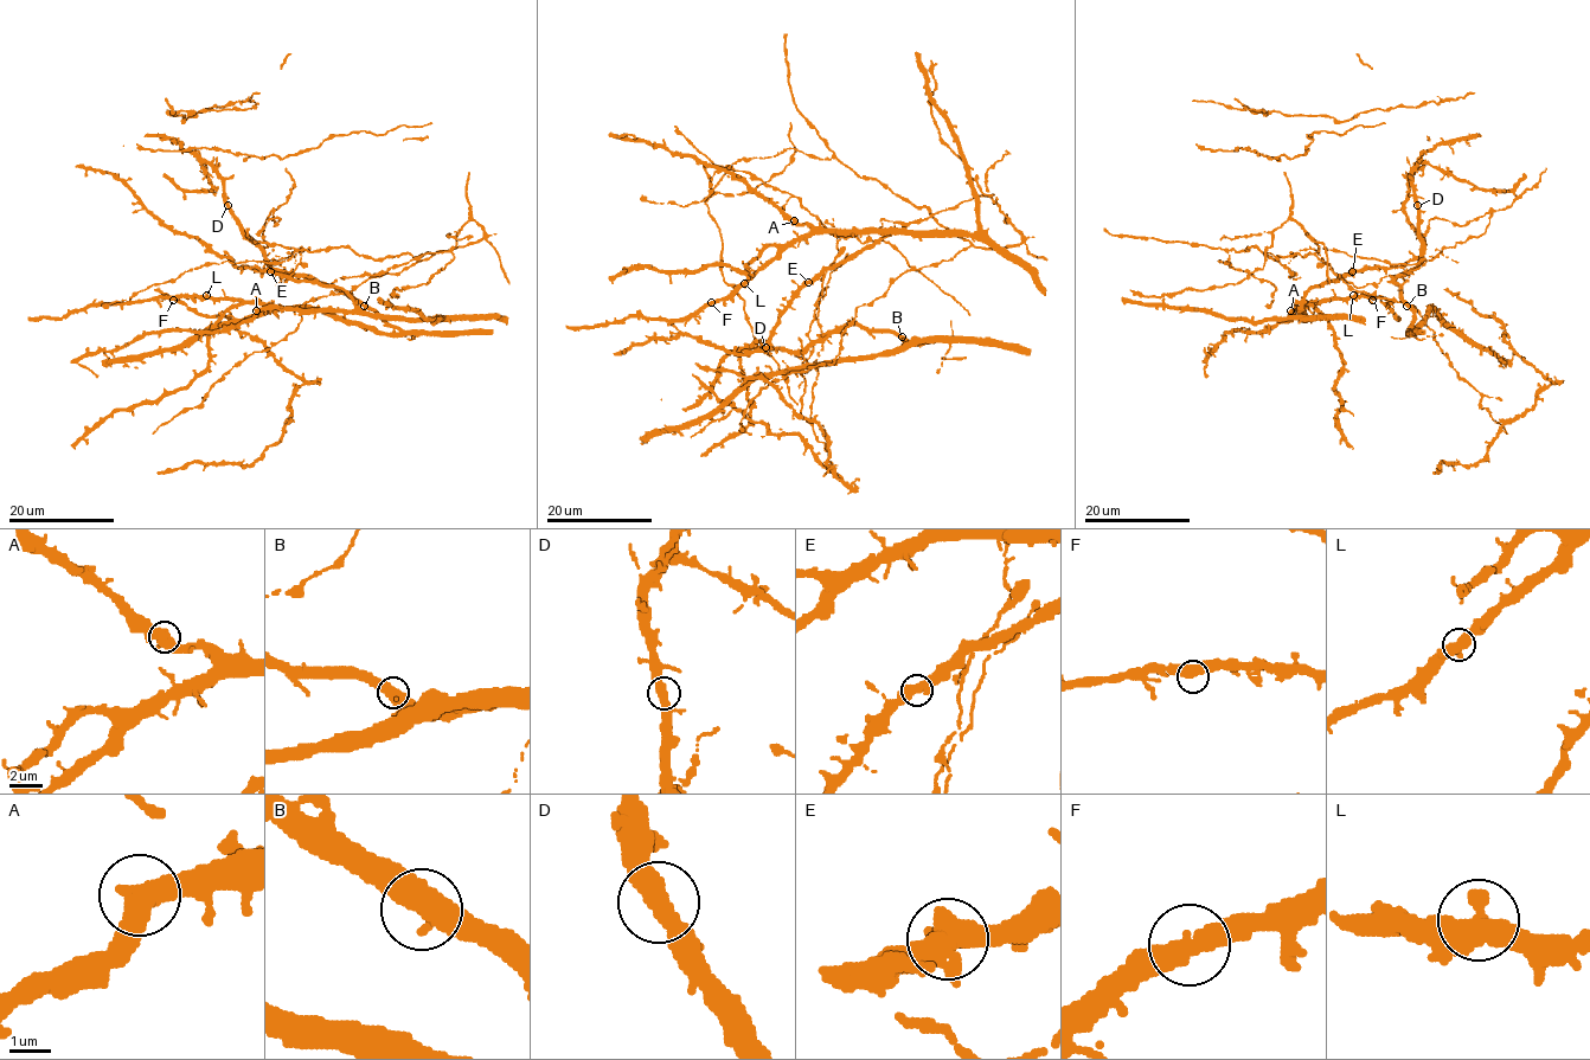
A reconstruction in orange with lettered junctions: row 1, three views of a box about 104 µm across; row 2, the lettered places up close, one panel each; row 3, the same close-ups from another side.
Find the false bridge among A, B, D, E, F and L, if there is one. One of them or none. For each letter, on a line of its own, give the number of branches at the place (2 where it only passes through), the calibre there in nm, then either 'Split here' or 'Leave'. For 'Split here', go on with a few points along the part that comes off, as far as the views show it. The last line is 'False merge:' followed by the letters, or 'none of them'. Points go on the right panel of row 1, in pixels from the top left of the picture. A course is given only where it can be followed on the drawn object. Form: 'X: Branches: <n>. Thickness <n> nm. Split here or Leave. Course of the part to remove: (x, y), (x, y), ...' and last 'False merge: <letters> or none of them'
A: Branches: 2. Thickness 480 nm. Leave
B: Branches: 2. Thickness 480 nm. Leave
D: Branches: 2. Thickness 480 nm. Leave
E: Branches: 2. Thickness 500 nm. Leave
F: Branches: 2. Thickness 500 nm. Leave
L: Branches: 2. Thickness 500 nm. Leave
False merge: none of them

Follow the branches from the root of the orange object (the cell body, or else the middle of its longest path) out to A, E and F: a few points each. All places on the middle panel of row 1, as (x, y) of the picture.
A: (886, 235), (892, 232), (816, 230), (794, 220)
E: (886, 235), (825, 267), (808, 283)
F: (886, 235), (892, 232), (814, 232), (797, 238), (743, 286), (711, 302)

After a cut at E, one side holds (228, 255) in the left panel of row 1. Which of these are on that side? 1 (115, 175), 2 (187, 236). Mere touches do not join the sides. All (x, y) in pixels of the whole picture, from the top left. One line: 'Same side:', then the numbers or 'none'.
Same side: 1, 2

